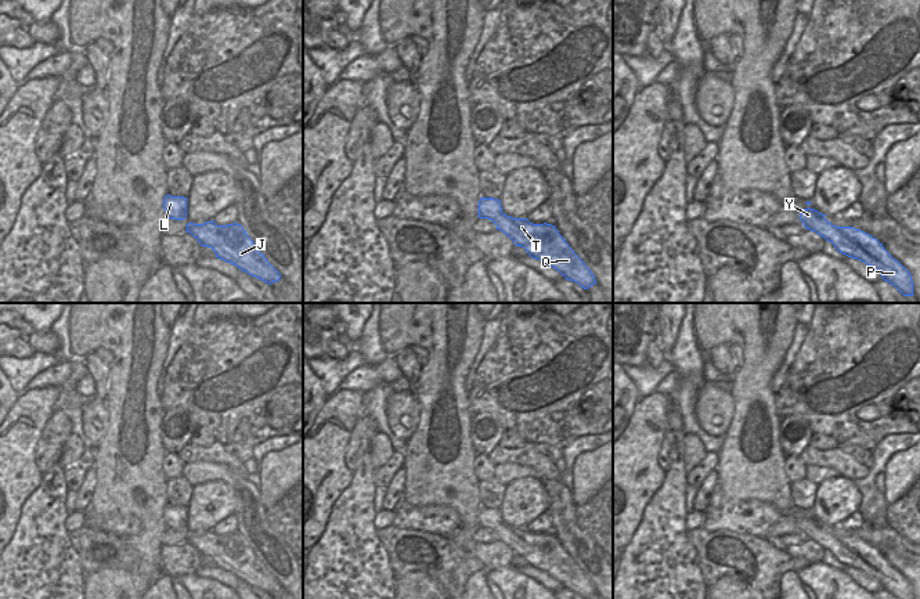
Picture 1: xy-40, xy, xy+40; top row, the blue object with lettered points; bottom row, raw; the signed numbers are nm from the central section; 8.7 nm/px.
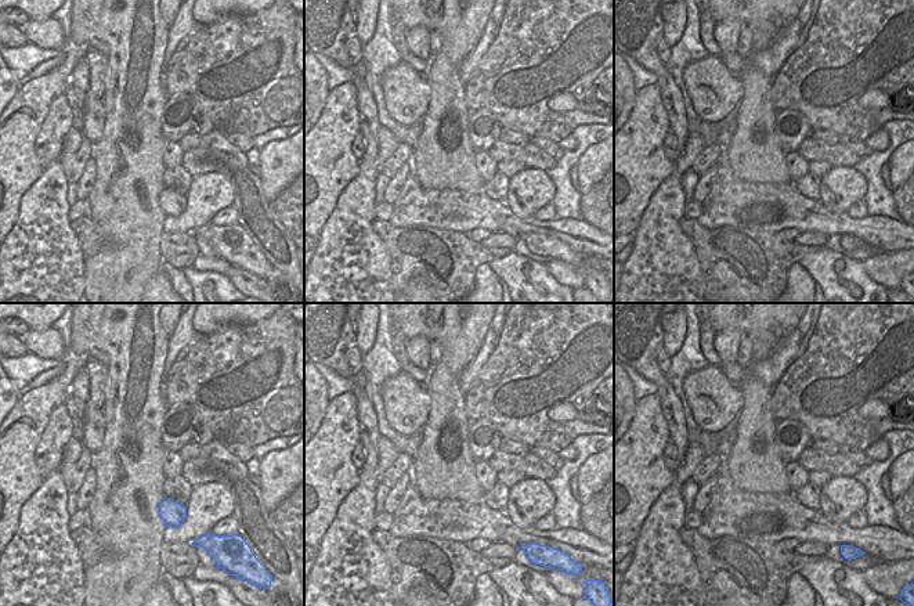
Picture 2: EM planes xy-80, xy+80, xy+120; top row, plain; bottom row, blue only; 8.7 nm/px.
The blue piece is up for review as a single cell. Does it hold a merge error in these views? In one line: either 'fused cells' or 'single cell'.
single cell

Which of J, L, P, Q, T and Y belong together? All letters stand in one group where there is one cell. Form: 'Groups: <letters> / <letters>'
Groups: J L P Q T Y.

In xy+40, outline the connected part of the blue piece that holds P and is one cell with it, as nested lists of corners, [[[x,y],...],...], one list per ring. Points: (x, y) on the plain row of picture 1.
[[[811,517],[800,520],[804,537],[831,552],[840,563],[872,575],[896,599],[913,599],[910,582],[884,559],[883,553],[854,537],[833,535],[825,526]]]

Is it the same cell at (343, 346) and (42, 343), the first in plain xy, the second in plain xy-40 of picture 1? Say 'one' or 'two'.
two

